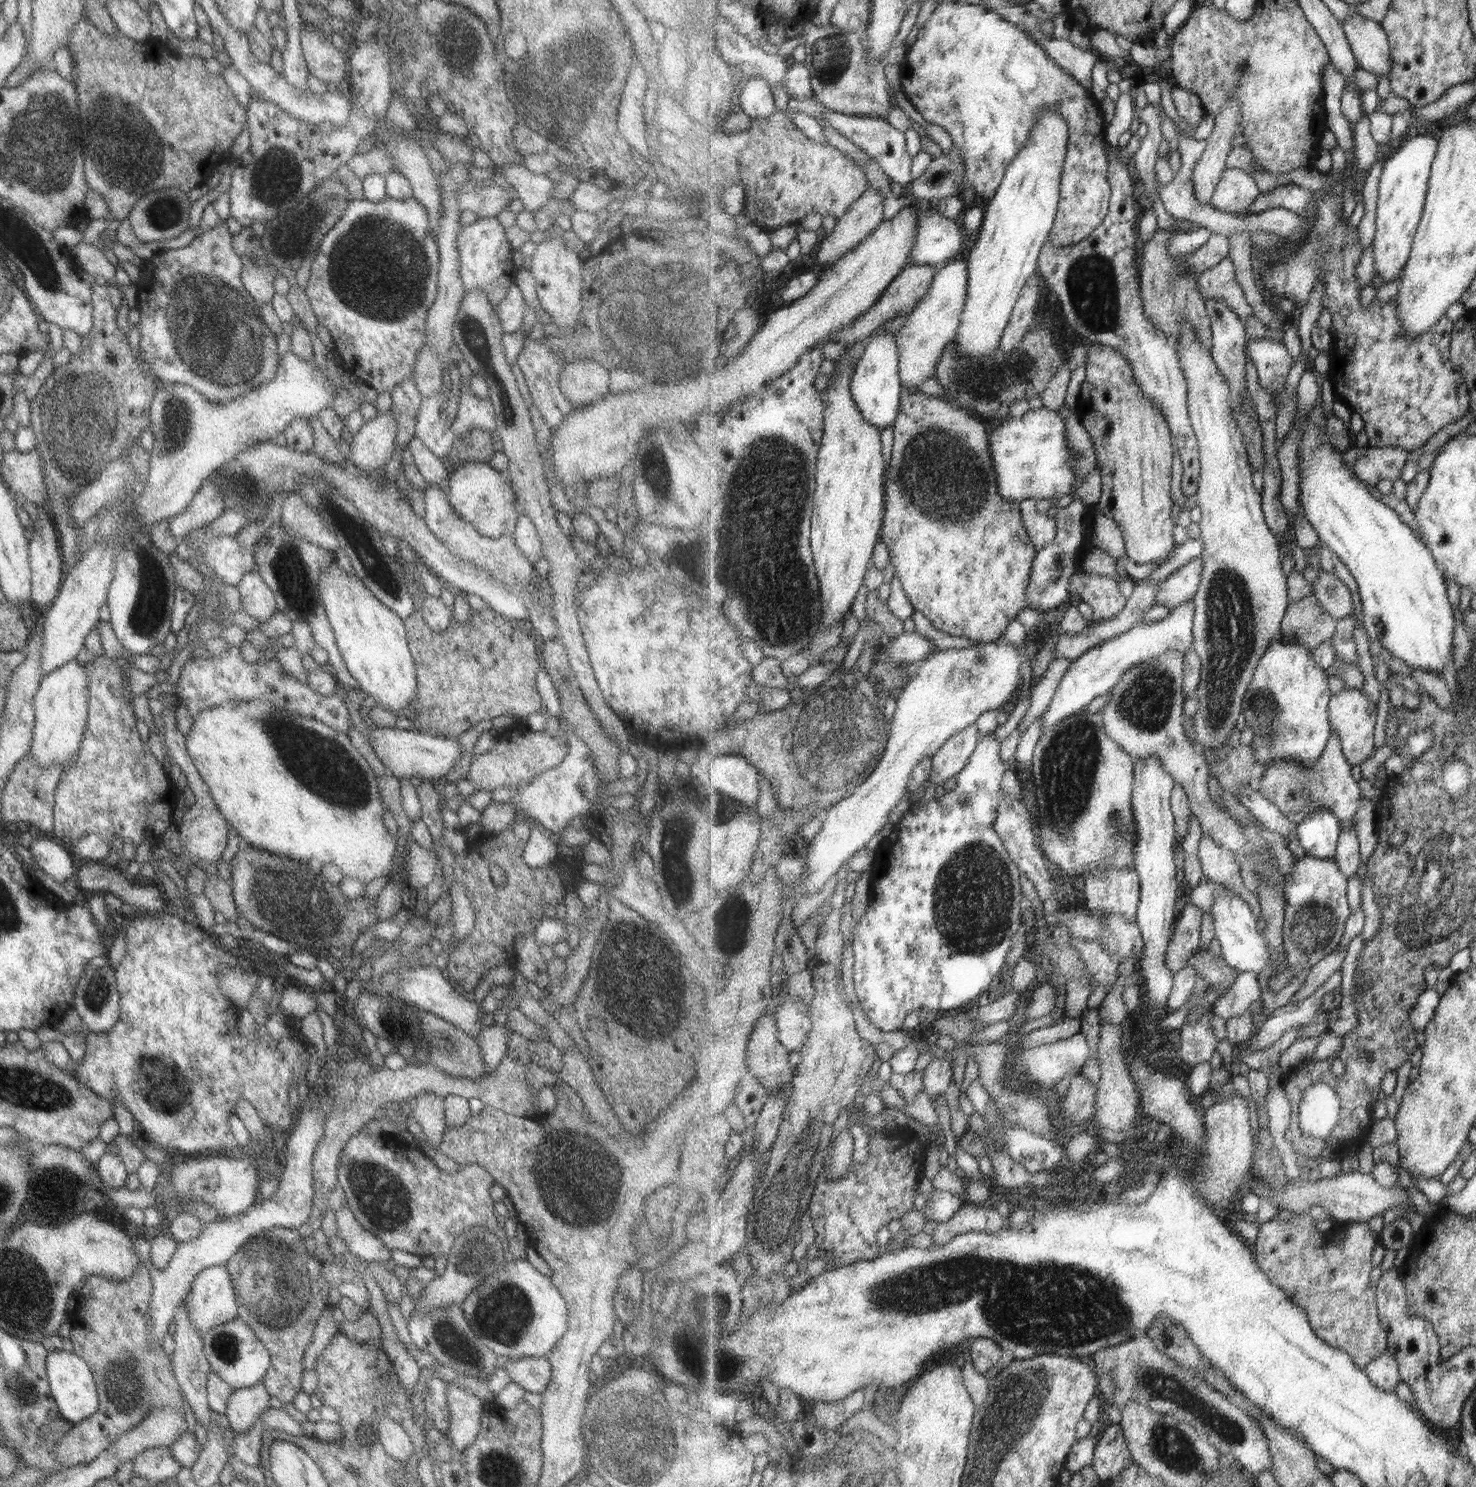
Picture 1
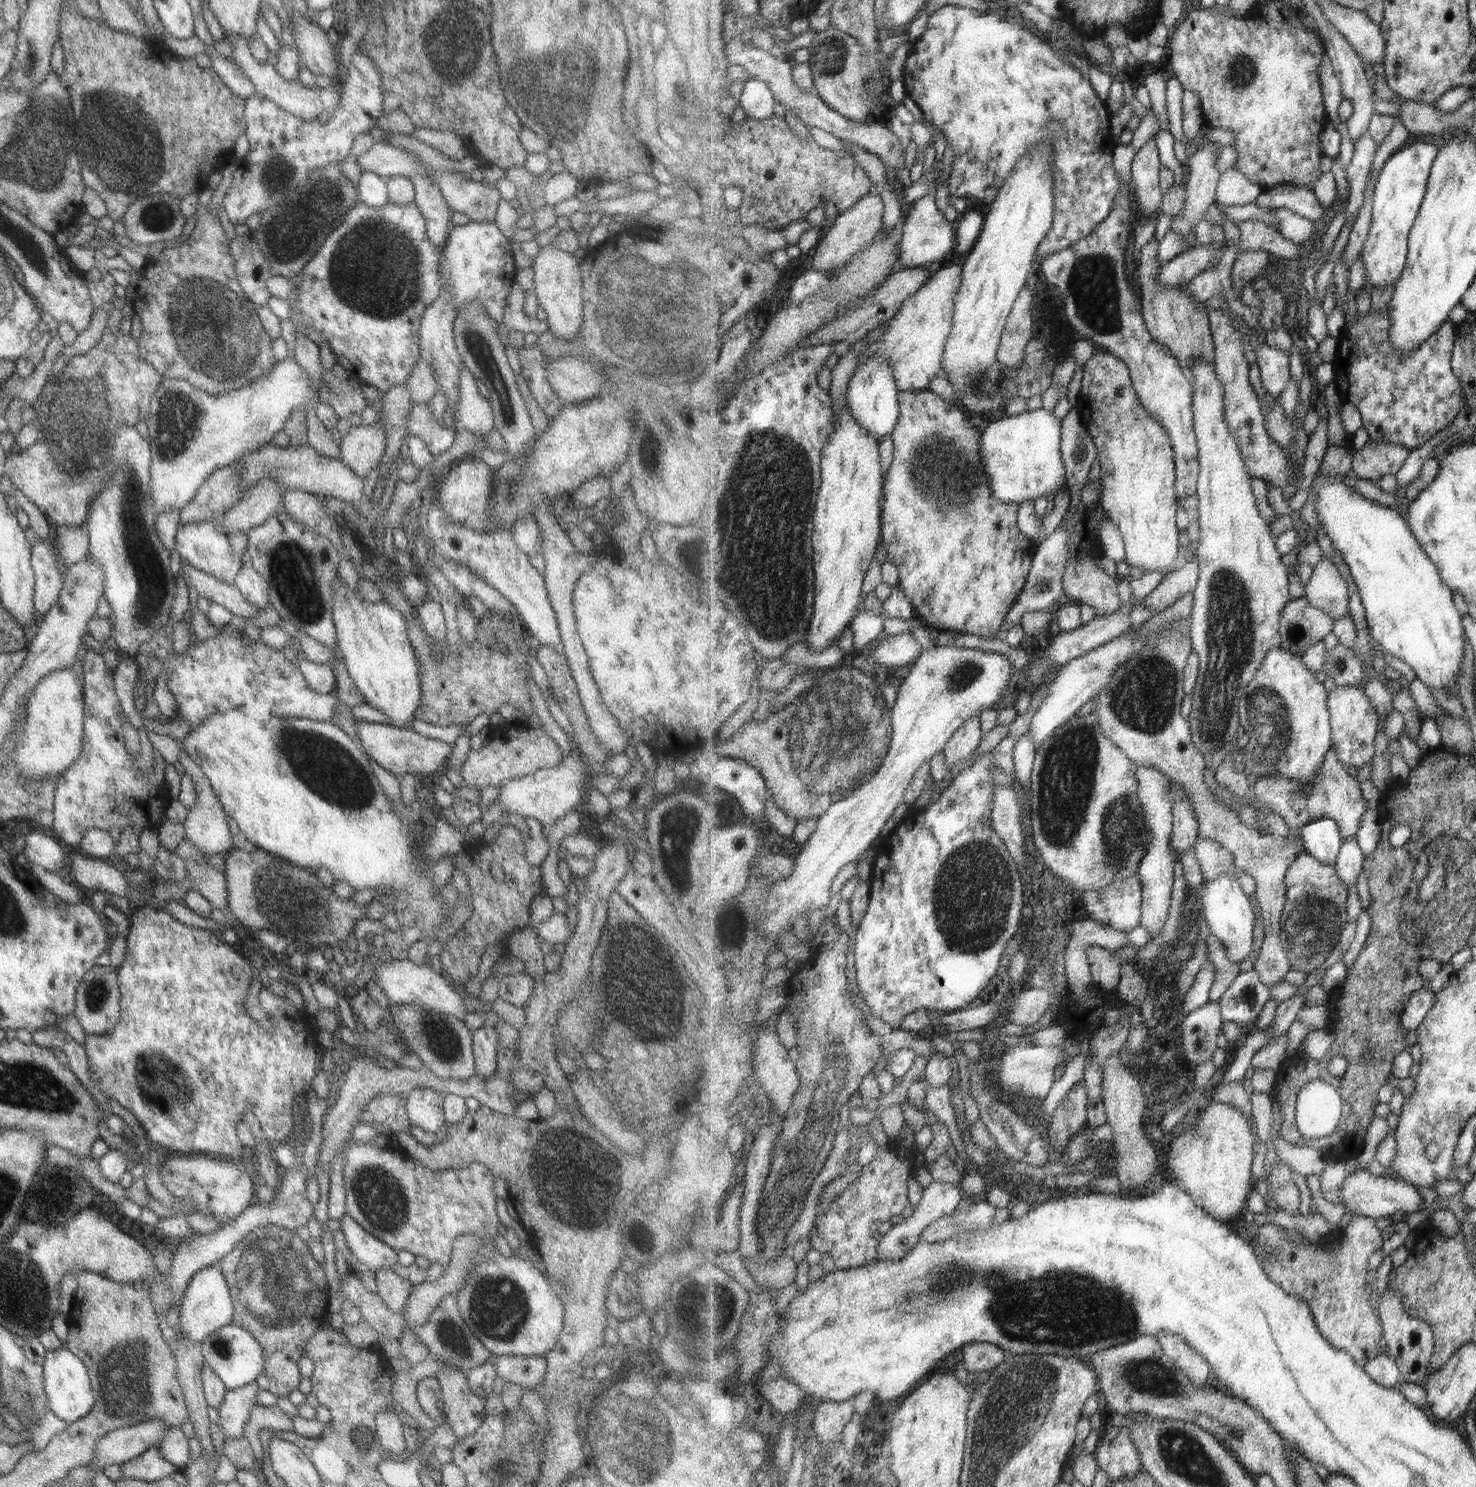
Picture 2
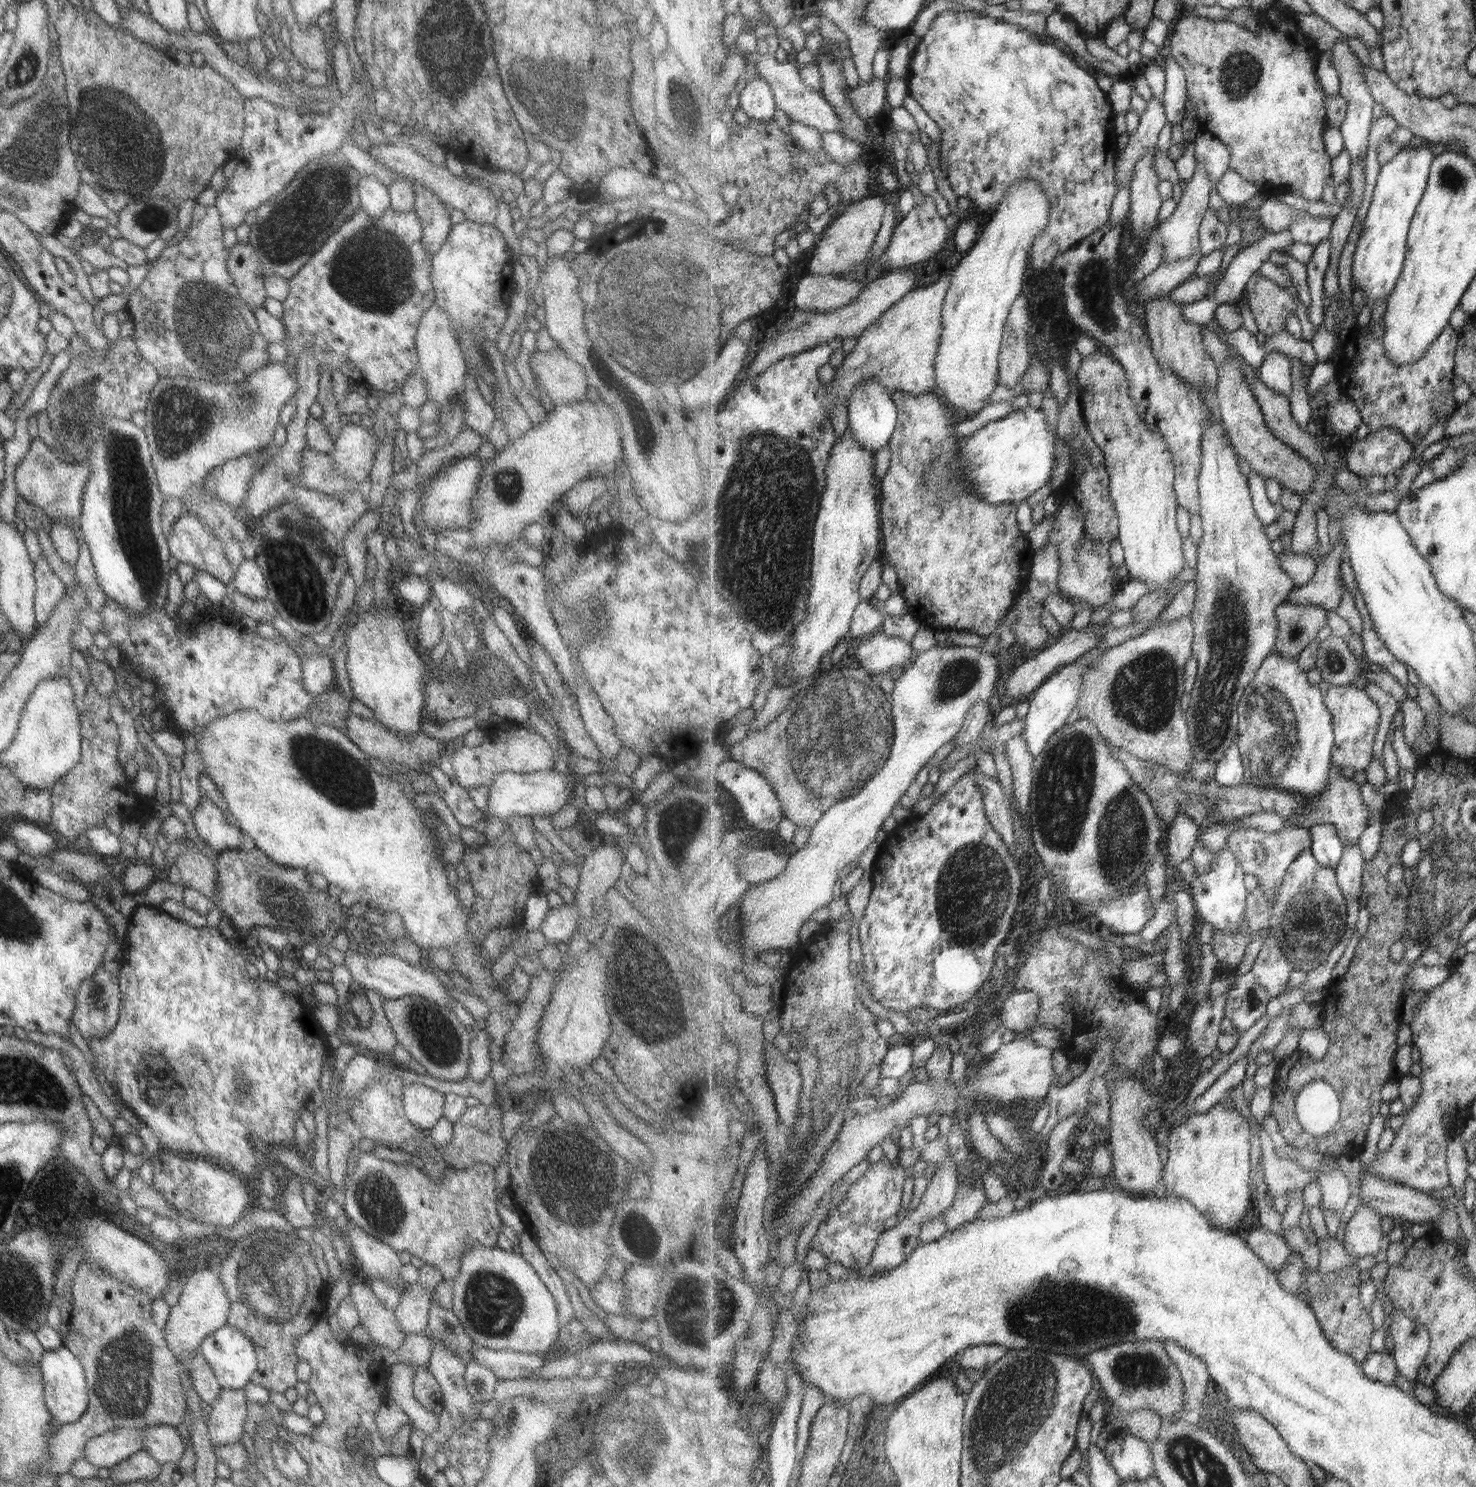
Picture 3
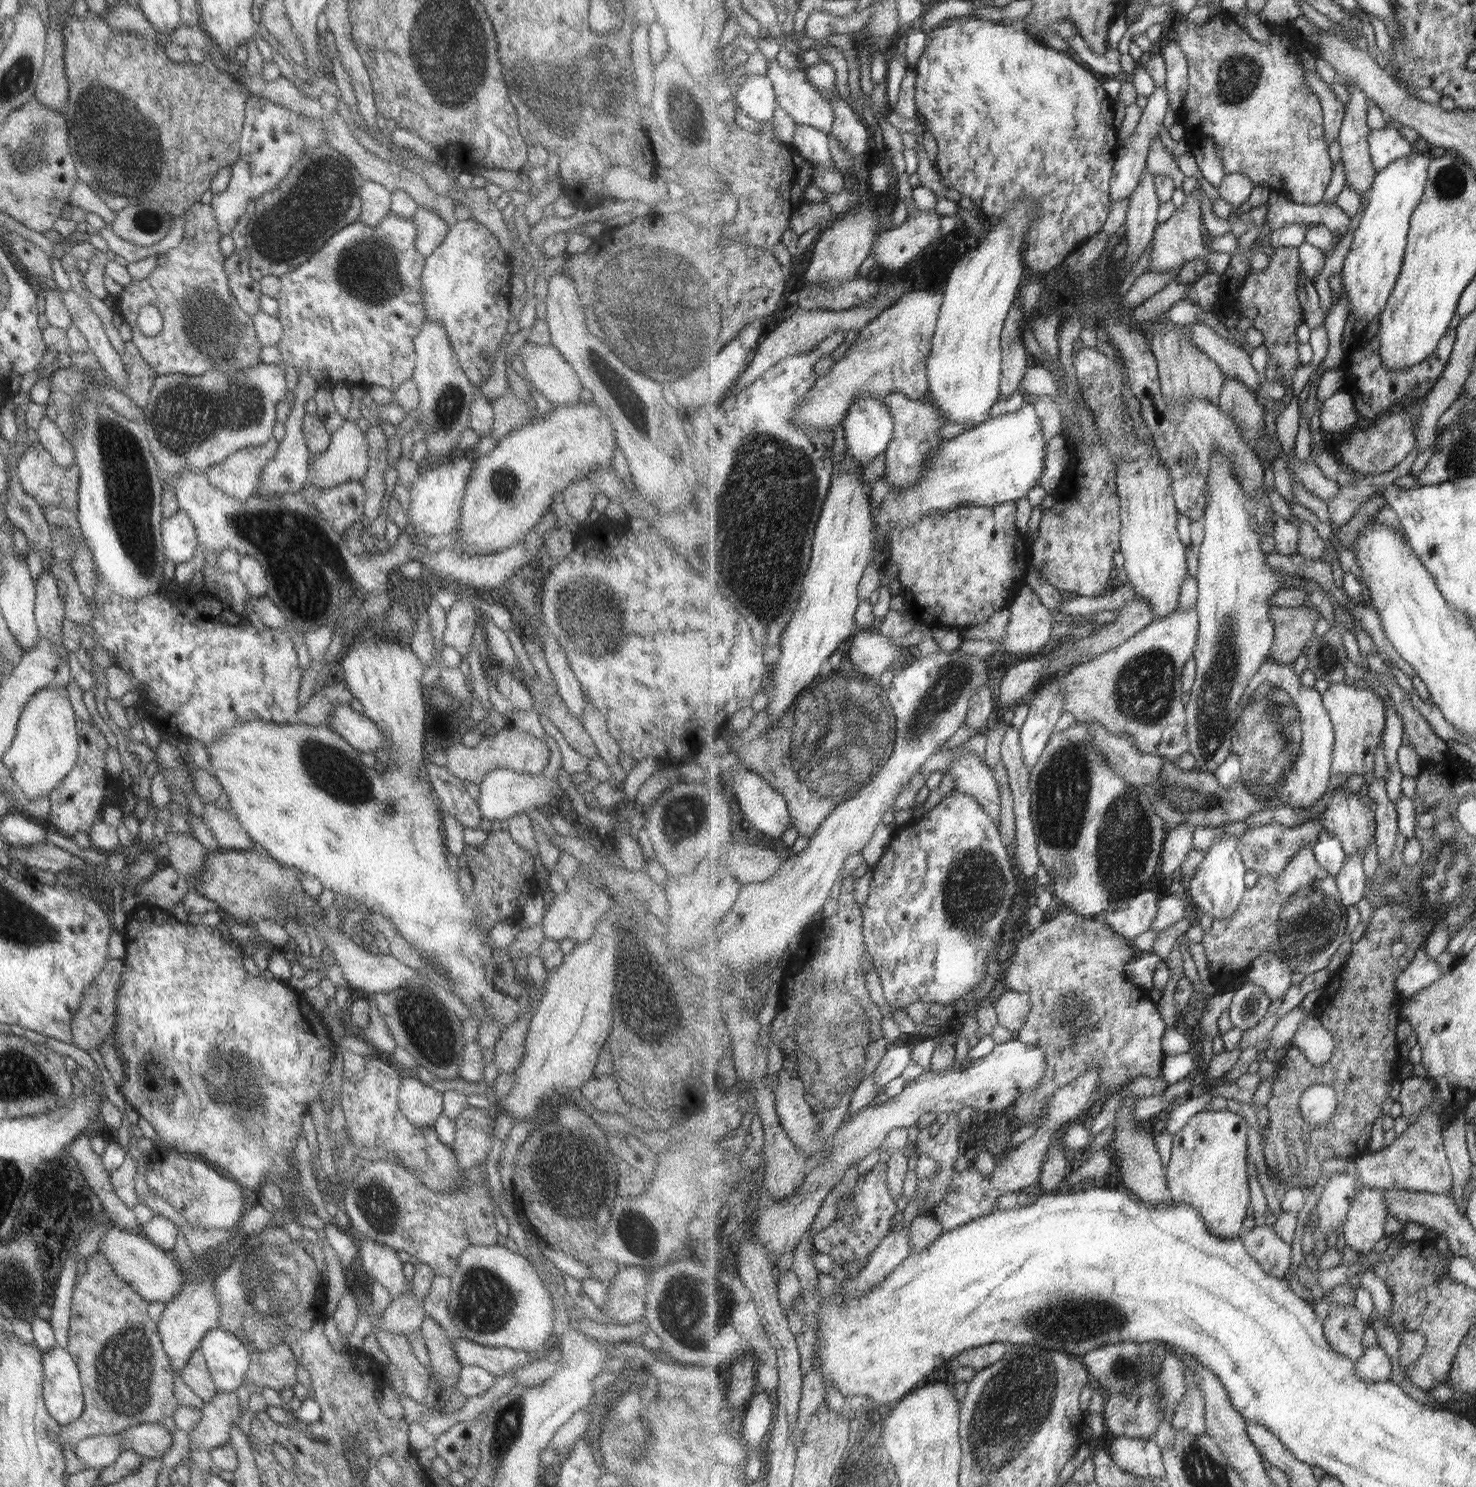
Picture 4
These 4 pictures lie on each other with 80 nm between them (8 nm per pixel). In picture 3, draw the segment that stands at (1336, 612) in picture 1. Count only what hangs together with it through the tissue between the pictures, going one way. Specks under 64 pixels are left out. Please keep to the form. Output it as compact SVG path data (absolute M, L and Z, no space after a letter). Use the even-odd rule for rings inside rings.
M1342 536L1331 551L1318 560L1318 567L1311 582L1297 586L1287 598L1287 604L1305 604L1323 607L1327 610L1339 610L1343 602L1343 588L1339 584L1341 557L1346 556L1346 544Z

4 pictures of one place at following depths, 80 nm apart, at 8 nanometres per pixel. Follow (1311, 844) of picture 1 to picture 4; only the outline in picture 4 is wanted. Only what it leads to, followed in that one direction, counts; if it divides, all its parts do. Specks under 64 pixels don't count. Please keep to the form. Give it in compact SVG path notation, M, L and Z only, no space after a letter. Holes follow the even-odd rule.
M1323 829L1318 842L1312 847L1317 862L1333 876L1341 872L1347 862L1348 855L1342 843L1326 829Z

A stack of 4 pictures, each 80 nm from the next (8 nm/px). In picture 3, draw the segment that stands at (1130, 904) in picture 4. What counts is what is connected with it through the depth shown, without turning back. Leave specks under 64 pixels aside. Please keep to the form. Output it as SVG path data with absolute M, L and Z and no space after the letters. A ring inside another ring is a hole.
M1137 881L1130 893L1117 896L1109 904L1094 908L1093 914L1101 922L1101 927L1115 936L1141 934L1155 914L1146 881Z

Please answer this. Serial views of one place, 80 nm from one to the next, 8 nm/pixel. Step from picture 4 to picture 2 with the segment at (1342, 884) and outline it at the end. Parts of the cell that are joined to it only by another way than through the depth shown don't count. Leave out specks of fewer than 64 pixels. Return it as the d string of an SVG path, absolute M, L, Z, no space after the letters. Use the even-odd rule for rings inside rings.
M1347 838L1340 849L1336 869L1339 878L1347 883L1348 888L1355 885L1359 874L1364 872L1364 863L1367 856L1361 851L1357 838Z

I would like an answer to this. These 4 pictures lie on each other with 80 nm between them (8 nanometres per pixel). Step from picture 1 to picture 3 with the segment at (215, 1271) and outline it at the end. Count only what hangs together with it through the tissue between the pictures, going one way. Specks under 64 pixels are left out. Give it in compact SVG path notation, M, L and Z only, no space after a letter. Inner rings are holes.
M204 1265L194 1270L189 1278L182 1280L182 1283L183 1290L177 1299L177 1304L169 1308L168 1318L162 1330L163 1340L178 1363L196 1352L207 1335L223 1327L229 1313L229 1302L223 1286L217 1280L217 1274L209 1272Z

